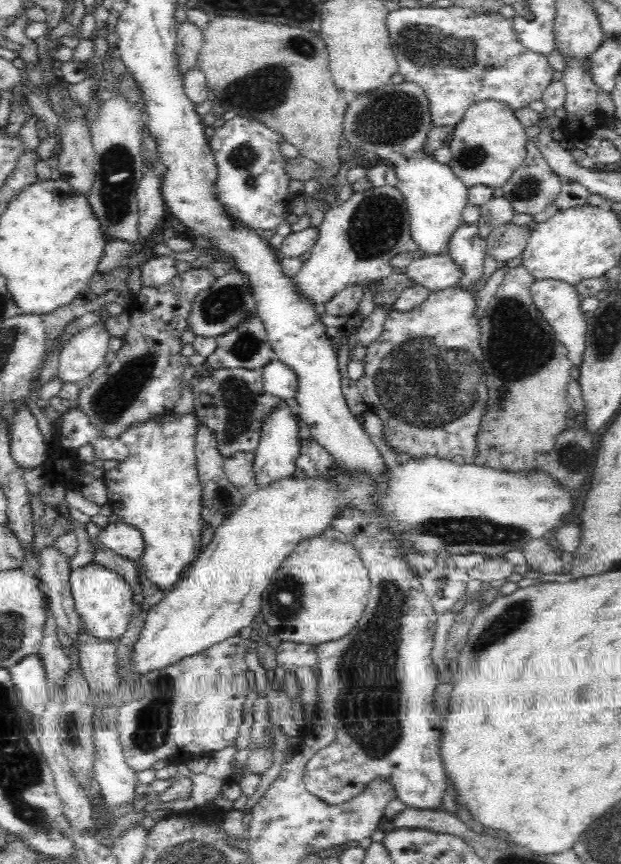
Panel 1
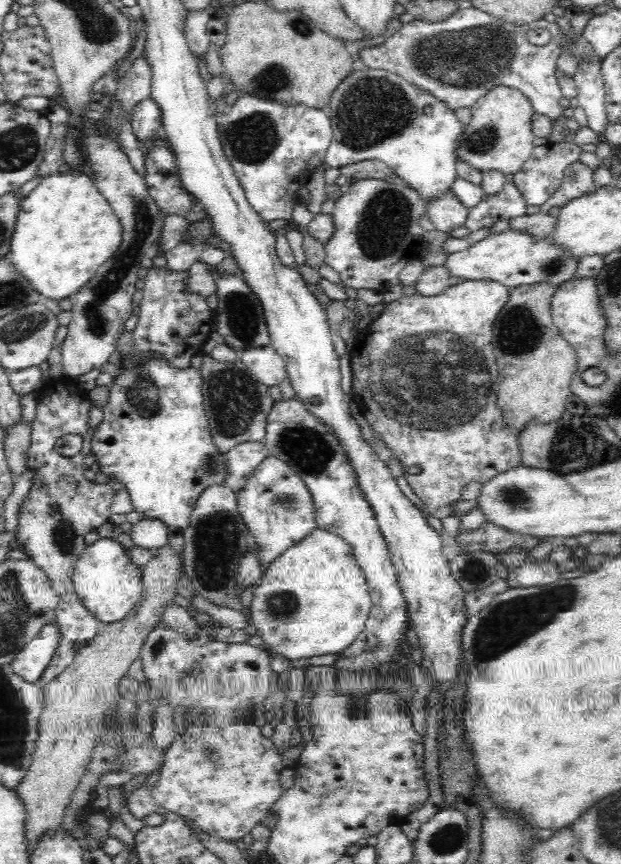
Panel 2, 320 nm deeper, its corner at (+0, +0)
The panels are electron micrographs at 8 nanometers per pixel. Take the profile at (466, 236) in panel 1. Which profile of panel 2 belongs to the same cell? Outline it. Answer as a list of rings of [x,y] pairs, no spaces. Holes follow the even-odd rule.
[[[444,194],[442,198],[438,198],[436,202],[425,206],[429,219],[434,223],[438,232],[448,234],[452,237],[452,232],[464,226],[466,218],[468,218],[469,209],[460,204],[460,201],[452,194]]]

